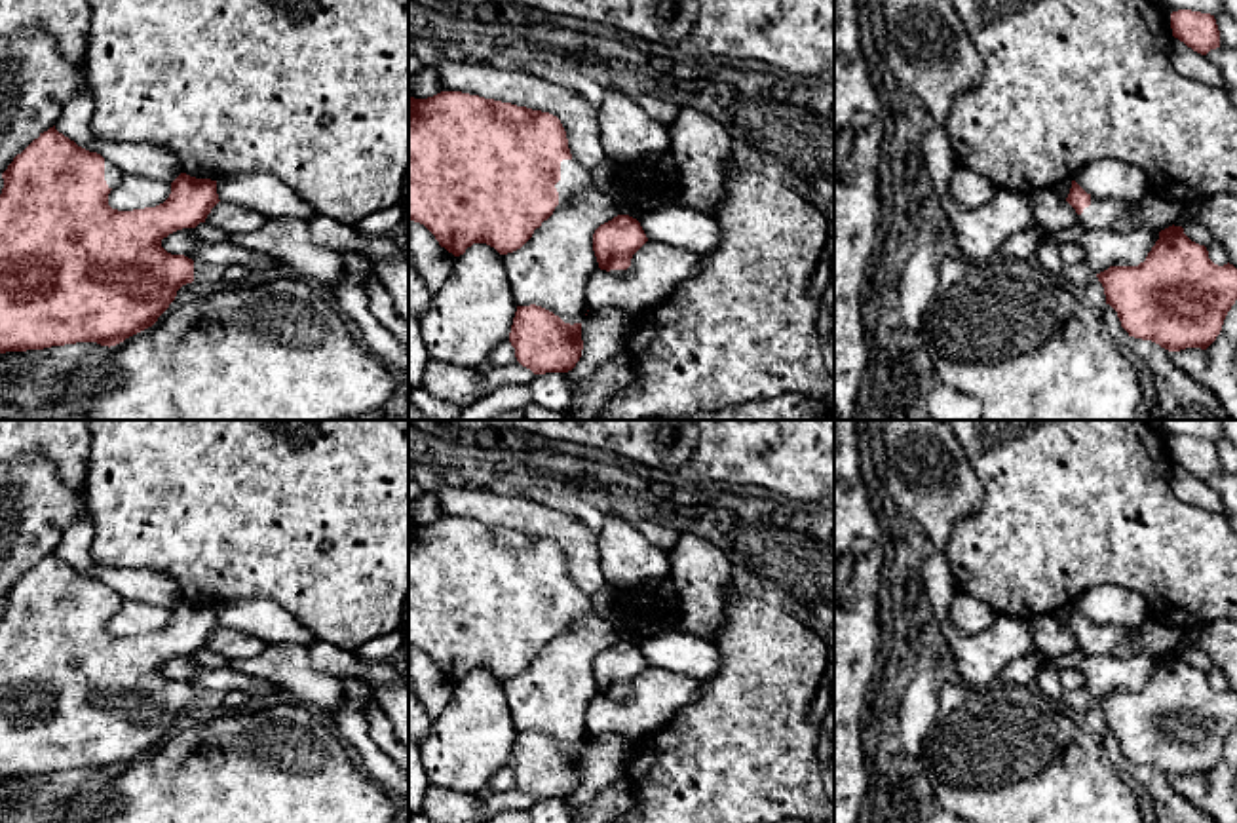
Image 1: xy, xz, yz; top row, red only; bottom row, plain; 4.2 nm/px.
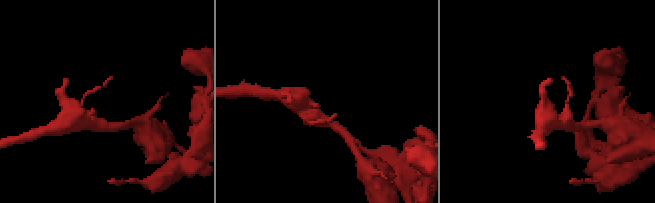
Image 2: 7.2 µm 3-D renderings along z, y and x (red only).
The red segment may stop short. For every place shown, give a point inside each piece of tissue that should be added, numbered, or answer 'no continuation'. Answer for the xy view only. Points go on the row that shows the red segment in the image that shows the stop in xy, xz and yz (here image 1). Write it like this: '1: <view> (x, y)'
1: xy (113, 175)

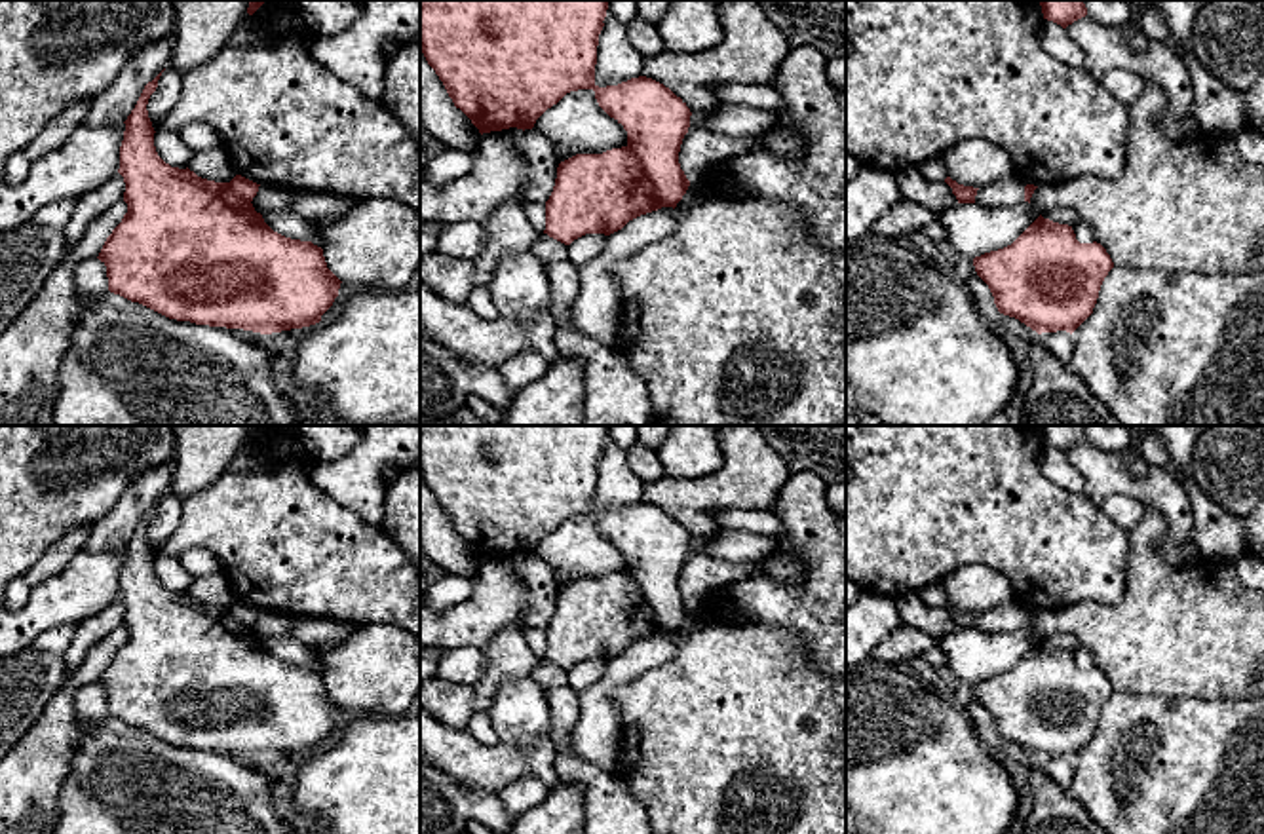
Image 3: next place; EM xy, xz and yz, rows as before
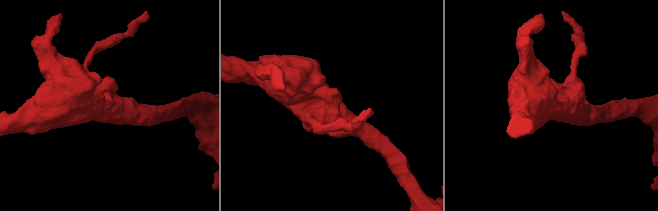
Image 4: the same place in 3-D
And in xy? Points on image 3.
no continuation

